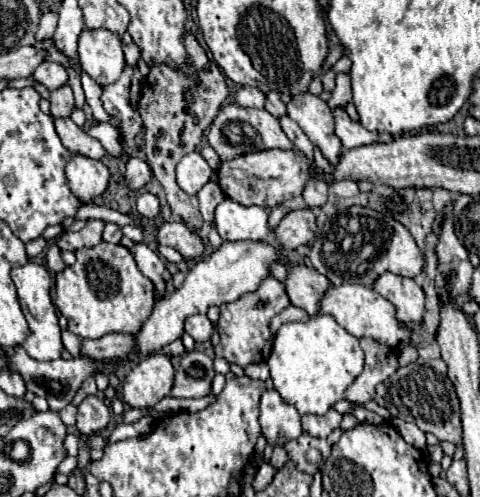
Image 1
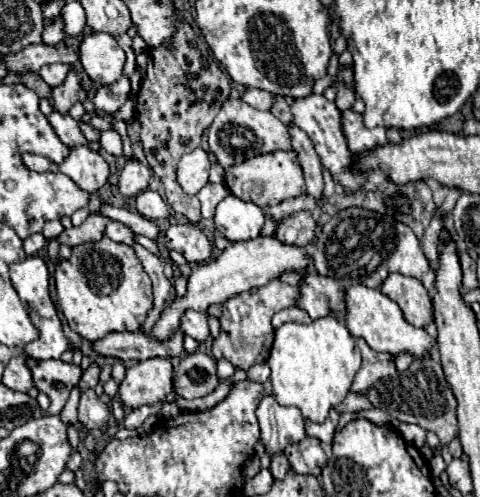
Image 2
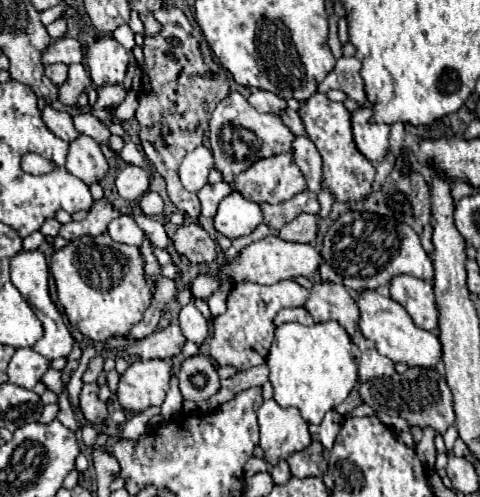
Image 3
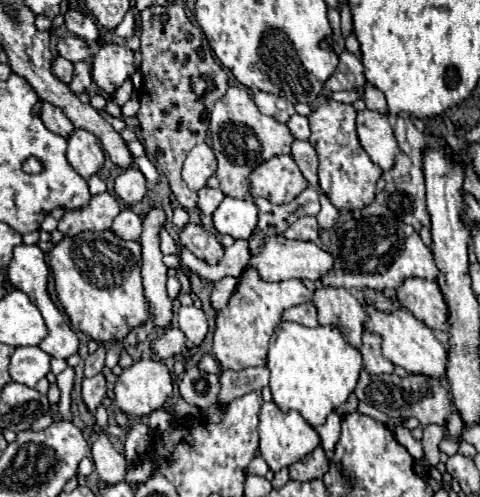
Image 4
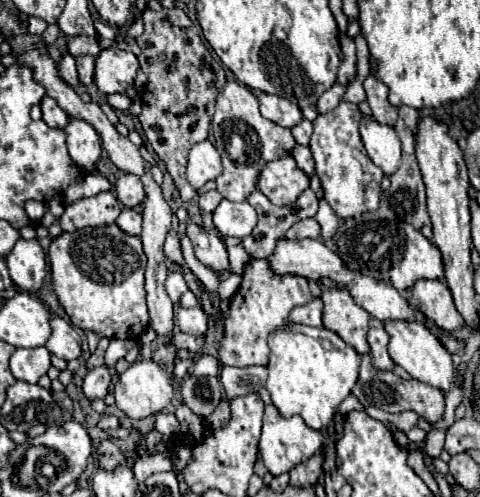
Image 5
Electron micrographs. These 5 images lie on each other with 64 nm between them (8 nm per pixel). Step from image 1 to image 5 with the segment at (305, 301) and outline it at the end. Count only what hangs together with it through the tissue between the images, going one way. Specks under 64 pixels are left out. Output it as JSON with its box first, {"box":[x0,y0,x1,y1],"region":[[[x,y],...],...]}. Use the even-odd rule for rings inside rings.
{"box":[322,288,370,354],"region":[[[332,288],[322,292],[324,300],[324,326],[348,344],[356,348],[356,352],[364,354],[370,350],[366,332],[368,332],[368,312],[354,304],[352,296],[340,288]]]}

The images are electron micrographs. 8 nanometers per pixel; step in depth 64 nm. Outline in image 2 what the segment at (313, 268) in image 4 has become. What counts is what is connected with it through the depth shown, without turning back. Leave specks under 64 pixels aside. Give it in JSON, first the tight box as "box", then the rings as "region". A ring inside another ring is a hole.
{"box":[150,236,312,340],"region":[[[258,236],[254,240],[234,242],[230,248],[222,250],[222,254],[218,258],[198,266],[192,272],[192,276],[188,278],[188,294],[184,298],[176,298],[172,304],[168,304],[168,308],[162,312],[156,326],[150,330],[150,336],[158,338],[158,340],[166,340],[174,334],[174,330],[178,330],[180,316],[184,310],[198,308],[200,312],[206,312],[206,308],[210,304],[214,304],[214,302],[222,304],[230,296],[236,296],[248,288],[264,286],[270,280],[280,278],[284,272],[302,272],[304,274],[310,264],[312,264],[312,258],[306,252],[306,248],[284,244],[284,242],[276,240],[274,236]]]}

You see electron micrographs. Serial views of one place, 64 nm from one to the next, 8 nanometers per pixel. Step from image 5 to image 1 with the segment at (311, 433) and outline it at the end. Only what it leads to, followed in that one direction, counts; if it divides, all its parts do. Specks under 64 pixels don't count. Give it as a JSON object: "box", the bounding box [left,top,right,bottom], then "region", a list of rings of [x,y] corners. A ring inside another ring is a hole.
{"box":[260,390,302,444],"region":[[[266,390],[260,400],[260,426],[268,444],[286,444],[302,434],[300,414],[292,404],[284,404],[276,390]]]}

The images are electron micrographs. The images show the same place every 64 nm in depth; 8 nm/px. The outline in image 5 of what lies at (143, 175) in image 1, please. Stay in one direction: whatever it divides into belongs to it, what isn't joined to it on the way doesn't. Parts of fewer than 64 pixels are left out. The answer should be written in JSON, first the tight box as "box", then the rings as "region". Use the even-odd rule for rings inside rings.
{"box":[116,174,144,208],"region":[[[122,174],[116,182],[116,196],[128,208],[138,206],[144,200],[144,188],[140,184],[140,178],[132,174]]]}

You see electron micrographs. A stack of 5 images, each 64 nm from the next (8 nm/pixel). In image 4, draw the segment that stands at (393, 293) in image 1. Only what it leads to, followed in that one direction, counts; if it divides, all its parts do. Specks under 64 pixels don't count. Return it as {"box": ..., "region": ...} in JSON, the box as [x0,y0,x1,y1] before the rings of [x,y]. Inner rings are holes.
{"box":[396,278,450,350],"region":[[[408,278],[402,288],[396,290],[400,296],[400,304],[410,310],[418,320],[422,320],[430,328],[436,339],[448,350],[450,333],[450,312],[440,292],[438,282],[422,280],[422,278]]]}

